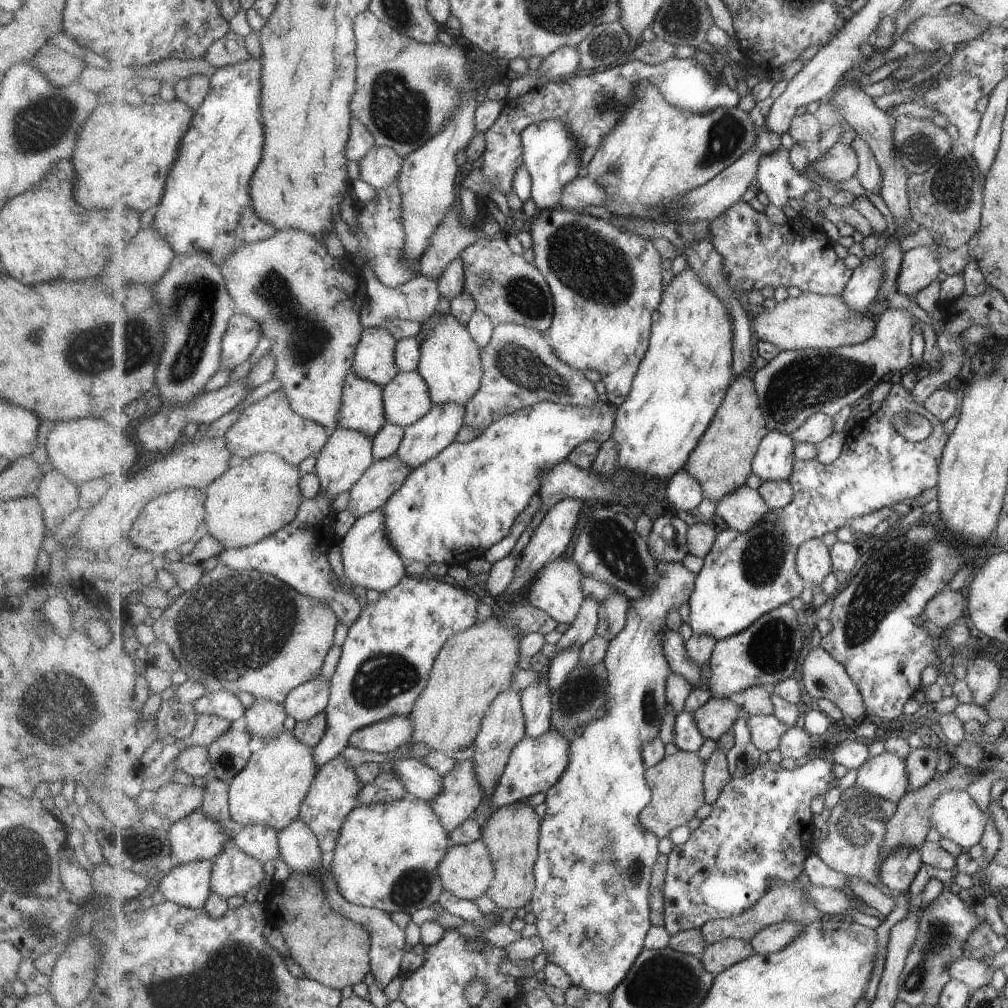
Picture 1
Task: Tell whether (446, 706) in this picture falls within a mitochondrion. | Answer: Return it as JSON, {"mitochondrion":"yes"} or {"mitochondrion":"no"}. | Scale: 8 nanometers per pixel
{"mitochondrion":"no"}

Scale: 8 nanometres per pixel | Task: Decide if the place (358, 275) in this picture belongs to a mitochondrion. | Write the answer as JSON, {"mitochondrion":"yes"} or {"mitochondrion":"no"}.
{"mitochondrion":"no"}

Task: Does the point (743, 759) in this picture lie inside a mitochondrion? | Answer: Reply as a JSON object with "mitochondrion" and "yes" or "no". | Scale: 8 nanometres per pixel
{"mitochondrion":"no"}

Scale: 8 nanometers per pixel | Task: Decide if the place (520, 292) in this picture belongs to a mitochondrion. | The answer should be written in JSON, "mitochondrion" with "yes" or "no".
{"mitochondrion":"yes"}

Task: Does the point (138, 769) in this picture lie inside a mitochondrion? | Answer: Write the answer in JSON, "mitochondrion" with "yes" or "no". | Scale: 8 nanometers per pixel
{"mitochondrion":"no"}

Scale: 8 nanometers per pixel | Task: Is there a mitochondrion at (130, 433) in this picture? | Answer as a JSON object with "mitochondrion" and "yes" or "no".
{"mitochondrion":"no"}

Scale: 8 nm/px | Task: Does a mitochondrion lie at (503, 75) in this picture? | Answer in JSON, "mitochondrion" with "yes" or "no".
{"mitochondrion":"no"}

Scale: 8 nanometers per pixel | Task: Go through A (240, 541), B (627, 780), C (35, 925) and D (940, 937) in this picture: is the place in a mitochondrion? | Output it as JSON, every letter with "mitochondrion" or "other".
{"A":"other","B":"other","C":"mitochondrion","D":"mitochondrion"}

